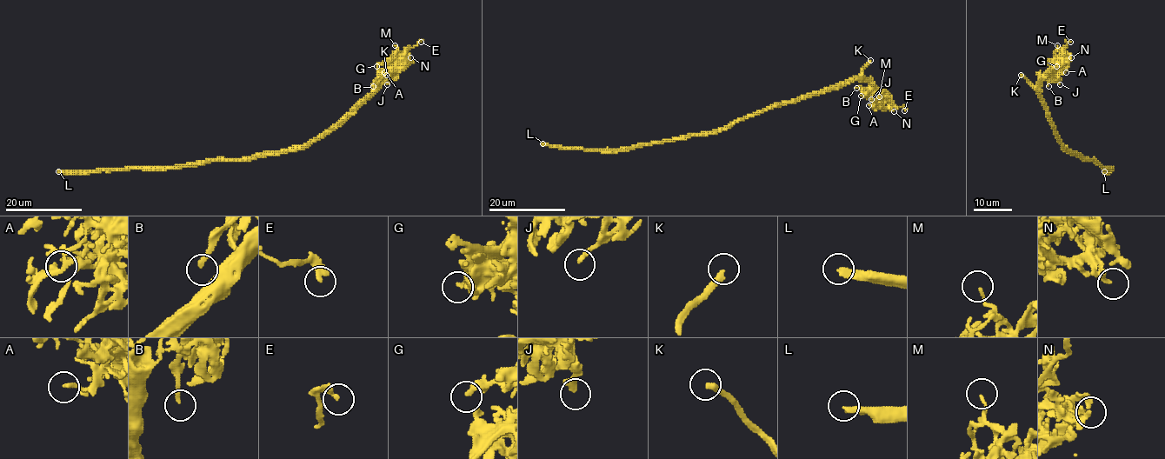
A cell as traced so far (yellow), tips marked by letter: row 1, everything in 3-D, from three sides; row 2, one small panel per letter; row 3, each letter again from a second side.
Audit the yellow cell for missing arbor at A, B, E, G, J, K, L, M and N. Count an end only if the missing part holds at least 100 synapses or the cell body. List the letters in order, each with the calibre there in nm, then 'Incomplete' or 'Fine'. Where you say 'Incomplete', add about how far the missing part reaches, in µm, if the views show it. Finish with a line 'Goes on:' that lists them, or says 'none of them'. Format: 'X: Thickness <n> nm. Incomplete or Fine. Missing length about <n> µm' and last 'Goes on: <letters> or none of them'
A: Thickness 200 nm. Fine
B: Thickness 170 nm. Fine
E: Thickness 240 nm. Fine
G: Thickness 180 nm. Fine
J: Thickness 240 nm. Fine
K: Thickness 280 nm. Incomplete. Missing length about 25 µm
L: Thickness 320 nm. Incomplete. Missing length about 50 µm
M: Thickness 110 nm. Fine
N: Thickness 240 nm. Fine
Goes on: K, L

